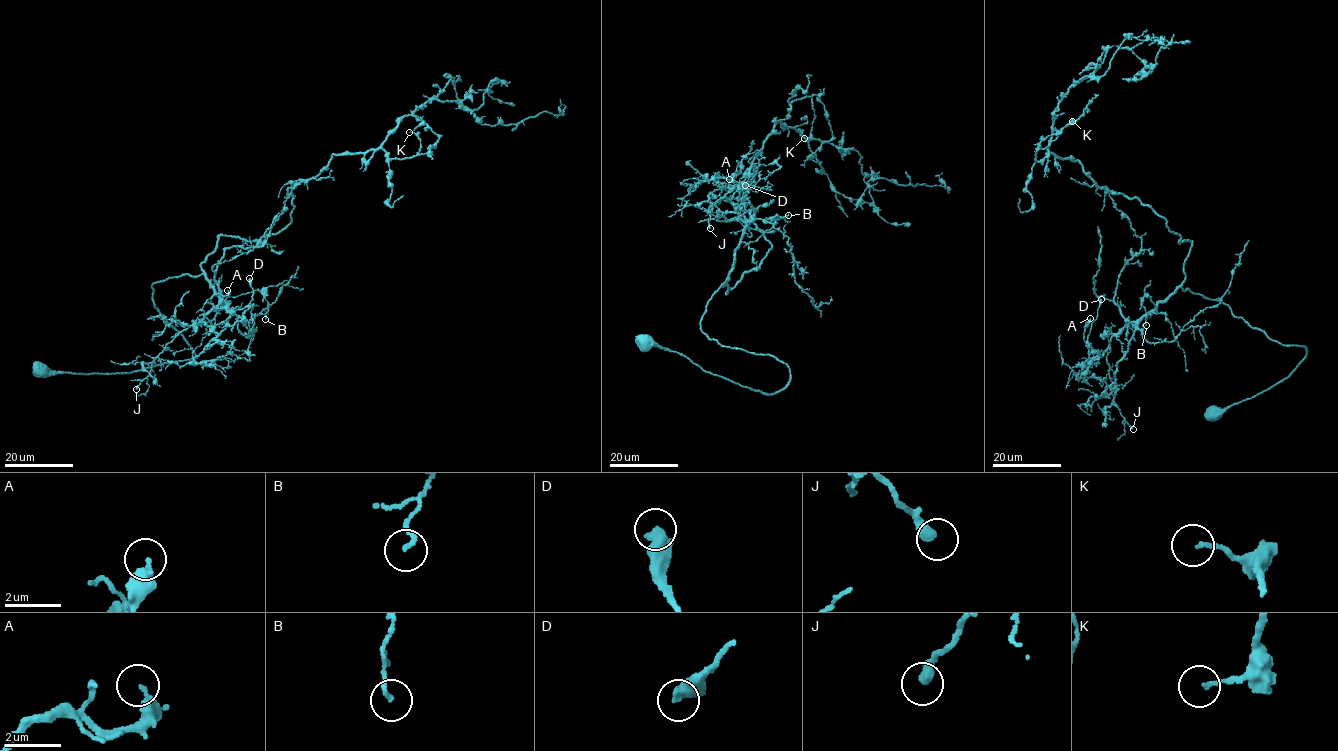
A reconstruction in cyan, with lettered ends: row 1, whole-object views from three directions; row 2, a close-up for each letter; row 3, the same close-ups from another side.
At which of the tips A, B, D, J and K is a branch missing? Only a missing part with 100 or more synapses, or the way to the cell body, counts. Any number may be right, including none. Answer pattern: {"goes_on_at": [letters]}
{"goes_on_at": []}

